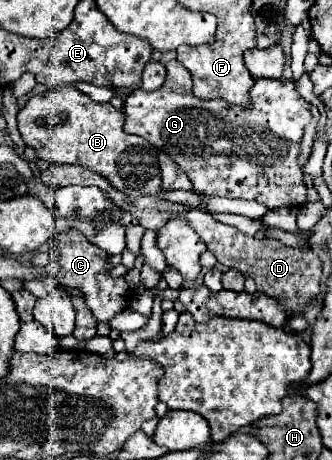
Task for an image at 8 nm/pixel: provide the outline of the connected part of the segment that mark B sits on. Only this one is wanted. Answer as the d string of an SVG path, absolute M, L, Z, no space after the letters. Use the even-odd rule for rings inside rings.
M72 85L56 87L46 93L34 95L28 99L28 103L18 111L18 131L26 145L34 147L40 159L48 163L72 163L88 167L96 173L100 173L108 183L126 193L128 197L140 197L140 195L156 195L160 191L160 167L158 167L158 149L152 147L146 139L140 139L138 135L126 135L124 125L124 113L116 111L110 103L96 103L82 91L78 91Z

